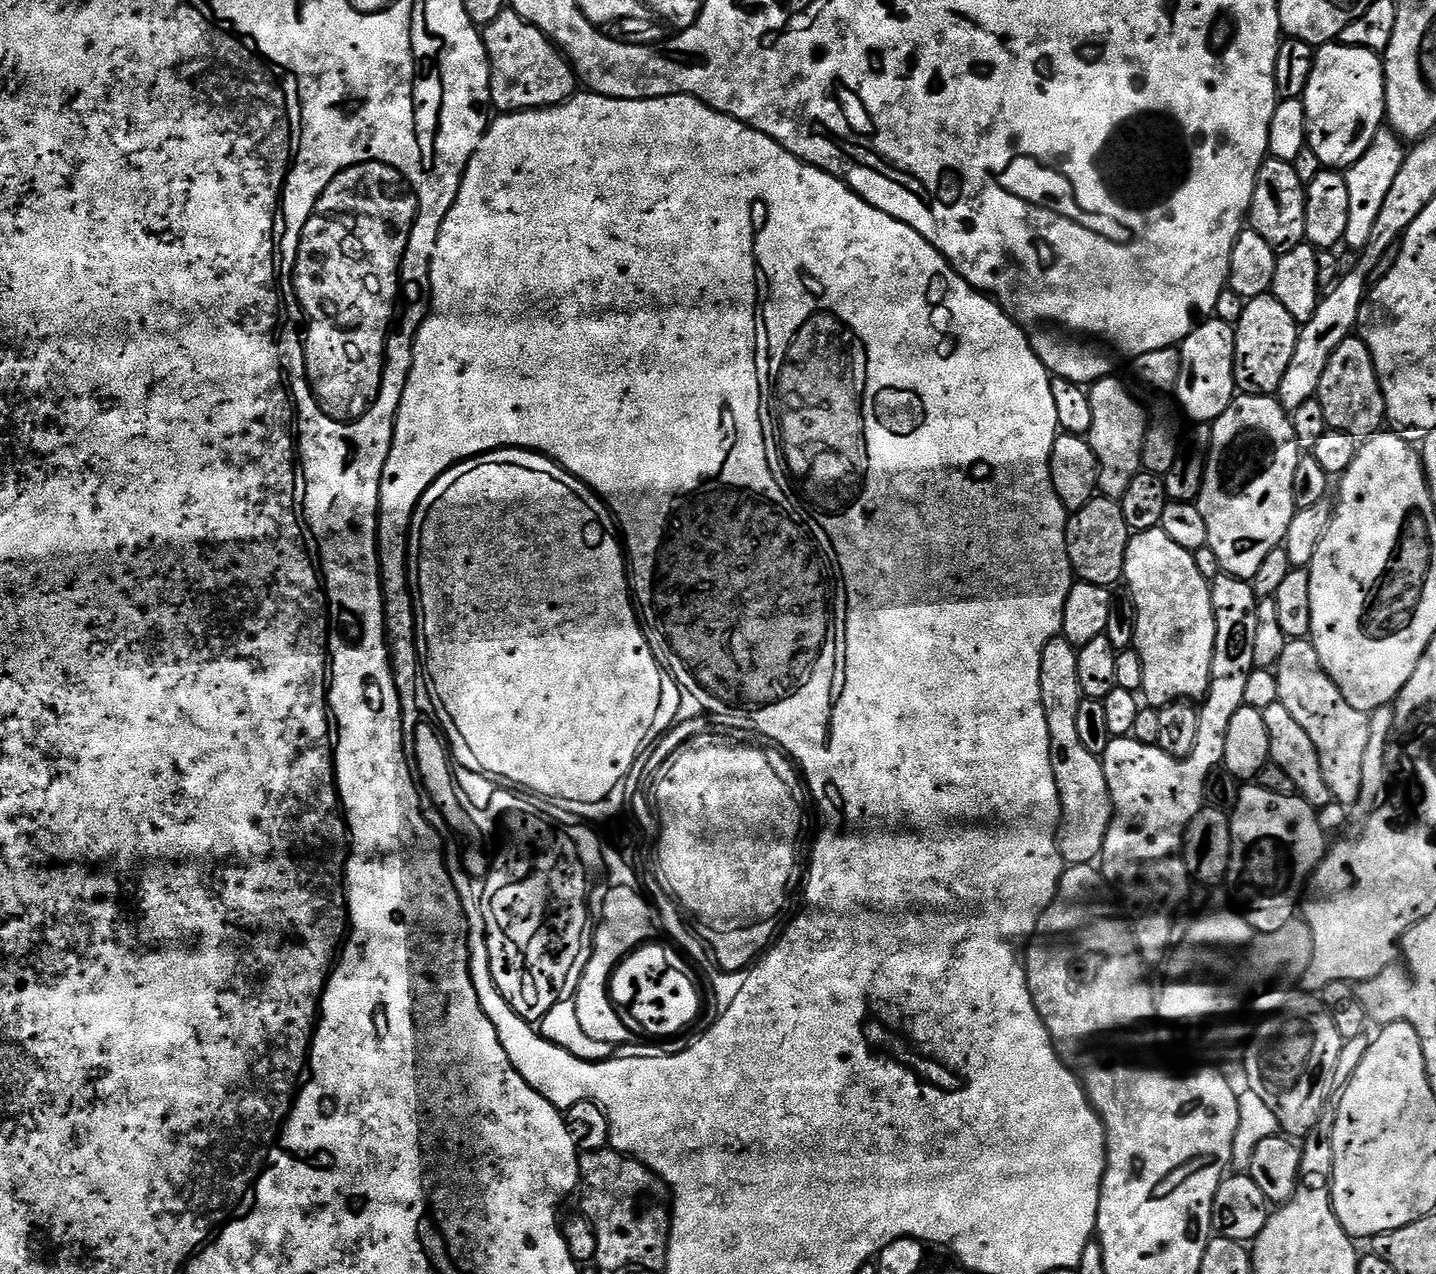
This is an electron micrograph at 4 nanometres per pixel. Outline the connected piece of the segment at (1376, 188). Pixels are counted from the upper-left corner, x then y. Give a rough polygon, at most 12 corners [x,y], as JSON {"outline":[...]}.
{"outline":[[1382,126],[1346,169],[1345,245],[1366,246],[1402,169],[1401,137]]}

